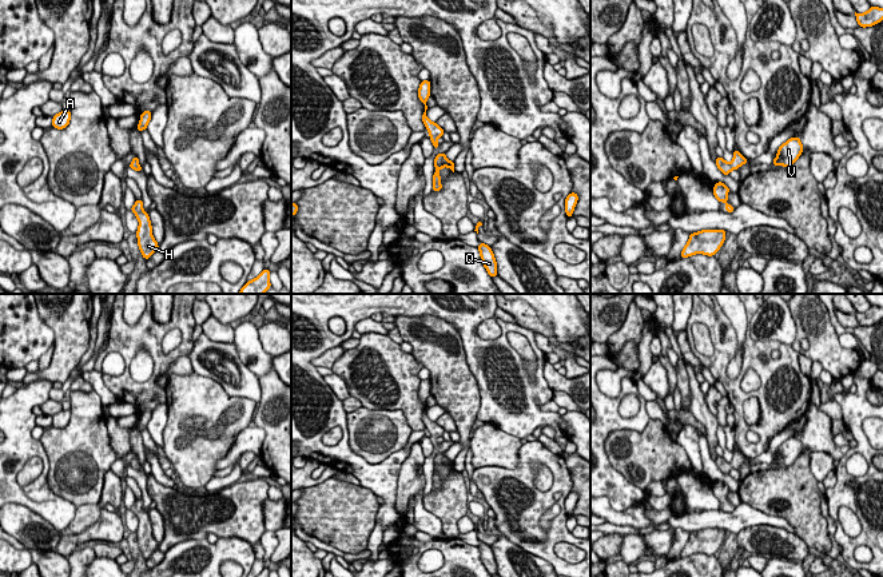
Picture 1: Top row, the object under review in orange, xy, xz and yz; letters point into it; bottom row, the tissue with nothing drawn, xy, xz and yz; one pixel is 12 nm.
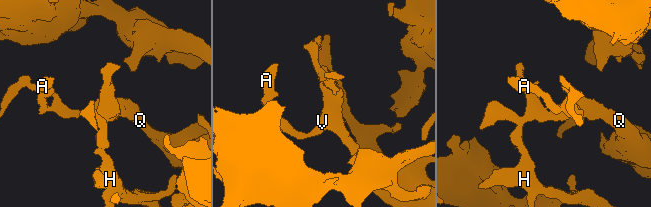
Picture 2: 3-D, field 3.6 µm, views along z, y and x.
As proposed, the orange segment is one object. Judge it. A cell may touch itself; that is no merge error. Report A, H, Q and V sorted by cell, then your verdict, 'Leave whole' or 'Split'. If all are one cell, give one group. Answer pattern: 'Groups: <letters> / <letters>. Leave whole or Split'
Groups: A H Q V. Leave whole

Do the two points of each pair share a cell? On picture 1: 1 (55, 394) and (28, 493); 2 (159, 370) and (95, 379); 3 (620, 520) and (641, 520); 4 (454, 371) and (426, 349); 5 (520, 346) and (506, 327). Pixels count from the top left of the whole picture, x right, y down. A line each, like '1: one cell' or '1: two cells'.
1: two cells
2: two cells
3: one cell
4: one cell
5: two cells

